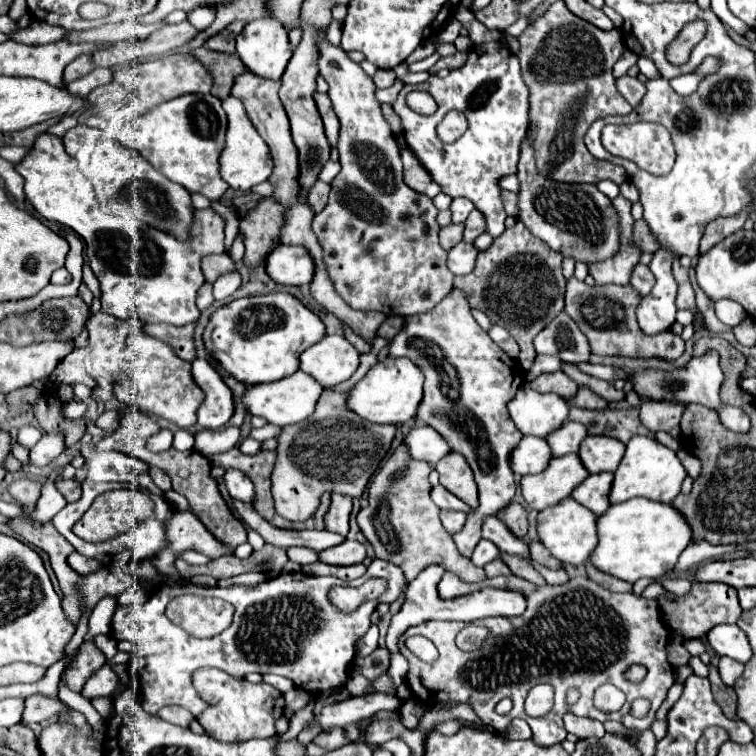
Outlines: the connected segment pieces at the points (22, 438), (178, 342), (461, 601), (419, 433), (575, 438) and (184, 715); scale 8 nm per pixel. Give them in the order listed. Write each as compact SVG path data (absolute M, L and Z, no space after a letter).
M23 427L23 429L19 431L19 437L17 437L19 445L25 447L25 449L29 449L29 451L35 447L35 443L37 443L39 439L41 439L41 431L35 429L35 427Z
M143 325L143 331L147 335L153 335L161 341L167 341L169 347L173 347L175 355L185 359L185 361L193 361L193 329L195 325L181 325L181 327L173 327L173 325Z
M437 564L429 565L417 575L417 579L413 579L405 591L405 603L401 607L401 611L397 615L393 615L389 631L387 631L387 649L389 651L397 651L397 639L403 635L403 631L407 631L407 627L419 625L423 621L429 619L447 619L447 621L465 621L465 623L473 623L477 619L483 617L491 617L491 615L521 615L525 611L525 597L523 593L513 593L509 590L501 589L483 589L475 593L460 596L458 598L443 600L437 593L437 583L441 579L441 575L445 573L443 567Z
M413 427L407 437L403 439L409 455L413 459L421 459L425 463L429 463L431 467L437 465L437 461L441 457L445 457L451 449L445 443L445 439L431 427Z
M565 421L565 427L553 431L553 435L547 435L547 443L551 447L553 457L561 457L567 453L577 453L581 439L587 435L585 427L575 421Z
M179 705L163 707L161 711L157 711L157 715L159 715L161 719L169 721L169 723L177 723L177 725L183 725L183 727L187 727L187 725L189 725L189 721L193 721L193 719L195 719L189 711L185 711L185 709L183 709L183 707L179 707Z

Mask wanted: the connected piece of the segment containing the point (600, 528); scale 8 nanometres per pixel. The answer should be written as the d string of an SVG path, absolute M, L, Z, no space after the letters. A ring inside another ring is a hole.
M643 497L611 505L609 511L597 519L597 535L599 543L589 555L589 561L599 571L629 583L635 583L641 577L657 581L663 575L669 575L691 541L691 529L679 511L675 511L669 503L653 503Z

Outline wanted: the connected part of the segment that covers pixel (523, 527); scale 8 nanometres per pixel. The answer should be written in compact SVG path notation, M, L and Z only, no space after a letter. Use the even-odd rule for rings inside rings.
M509 503L505 511L497 511L497 519L501 519L517 537L523 537L527 533L527 513L519 503Z

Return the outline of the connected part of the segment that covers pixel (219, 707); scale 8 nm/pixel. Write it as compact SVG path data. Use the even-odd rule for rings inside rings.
M205 667L201 671L193 673L193 687L199 693L199 697L203 701L209 703L209 709L199 717L199 723L207 729L207 735L221 739L221 741L247 741L247 739L265 739L275 735L275 719L279 719L283 715L283 695L267 685L267 683L249 683L245 679L233 679L231 675L213 669L213 667Z

